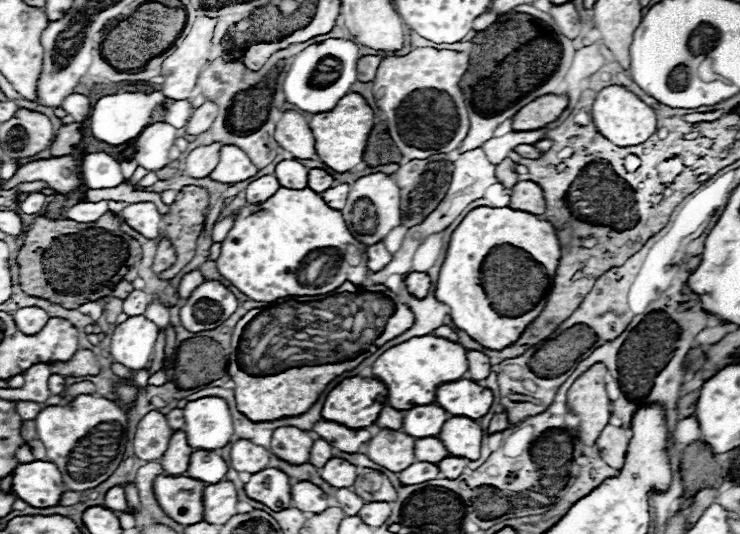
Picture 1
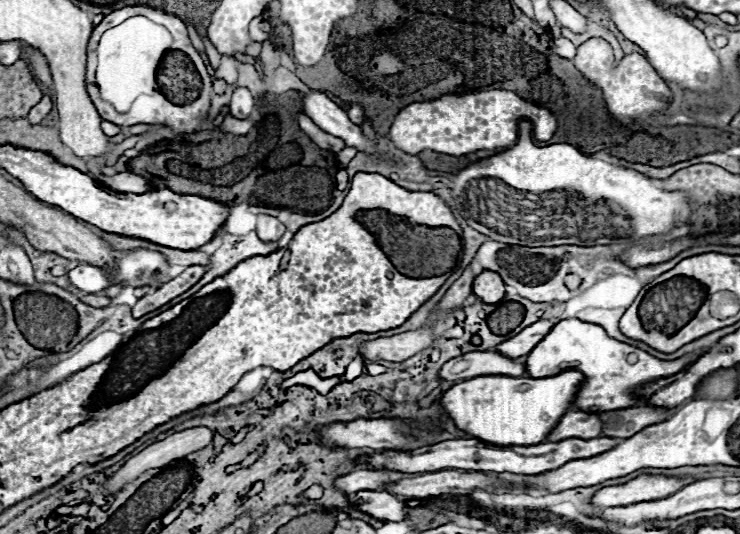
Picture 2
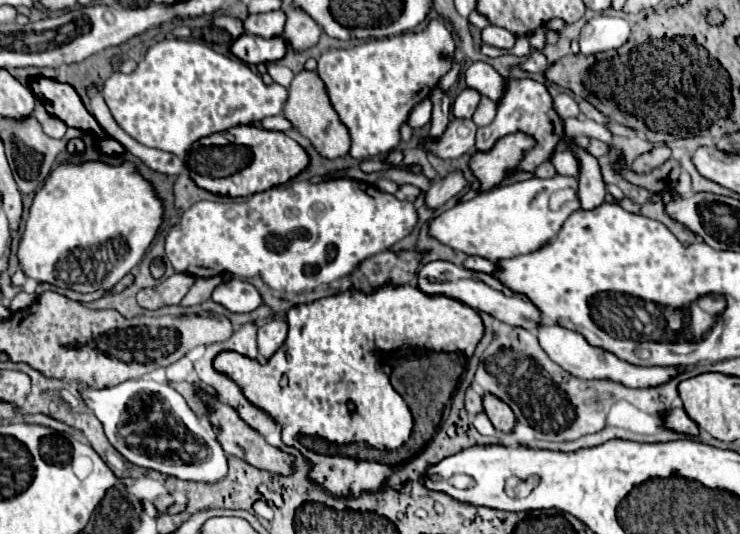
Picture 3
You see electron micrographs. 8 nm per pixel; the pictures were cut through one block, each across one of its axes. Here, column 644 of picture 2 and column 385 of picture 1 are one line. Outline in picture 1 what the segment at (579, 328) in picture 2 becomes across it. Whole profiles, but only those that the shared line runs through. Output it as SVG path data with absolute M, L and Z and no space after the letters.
M416 336L410 338L408 342L402 342L390 350L386 350L374 364L372 364L372 374L374 378L382 380L388 388L388 404L394 408L410 410L414 406L424 406L432 404L434 392L440 384L460 380L464 372L468 370L468 360L466 360L466 350L450 342L446 338L438 336Z

